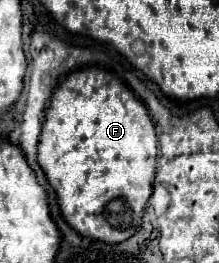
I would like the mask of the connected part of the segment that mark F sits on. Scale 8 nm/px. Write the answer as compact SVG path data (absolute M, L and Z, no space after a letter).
M84 68L72 72L58 84L50 108L46 110L46 122L38 142L38 164L58 194L64 220L80 236L120 244L140 228L144 208L154 188L156 156L158 146L154 122L140 98L136 98L120 78L98 68Z

